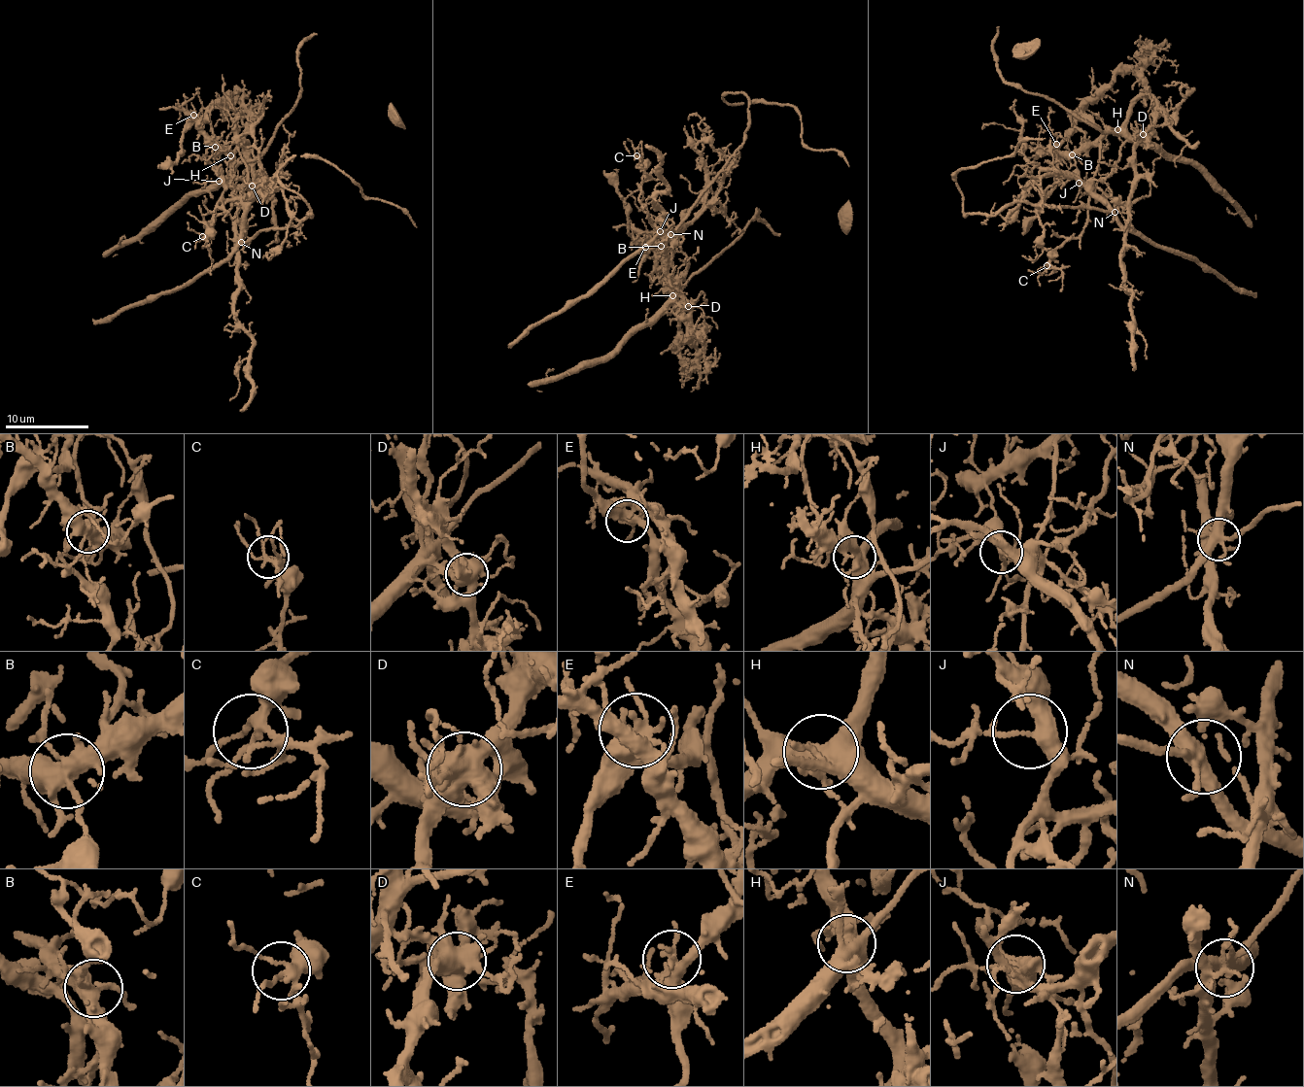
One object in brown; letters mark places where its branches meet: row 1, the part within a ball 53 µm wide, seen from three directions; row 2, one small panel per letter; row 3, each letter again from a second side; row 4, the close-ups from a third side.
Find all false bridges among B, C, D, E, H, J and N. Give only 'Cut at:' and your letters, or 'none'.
Cut at: B, D, E, N

